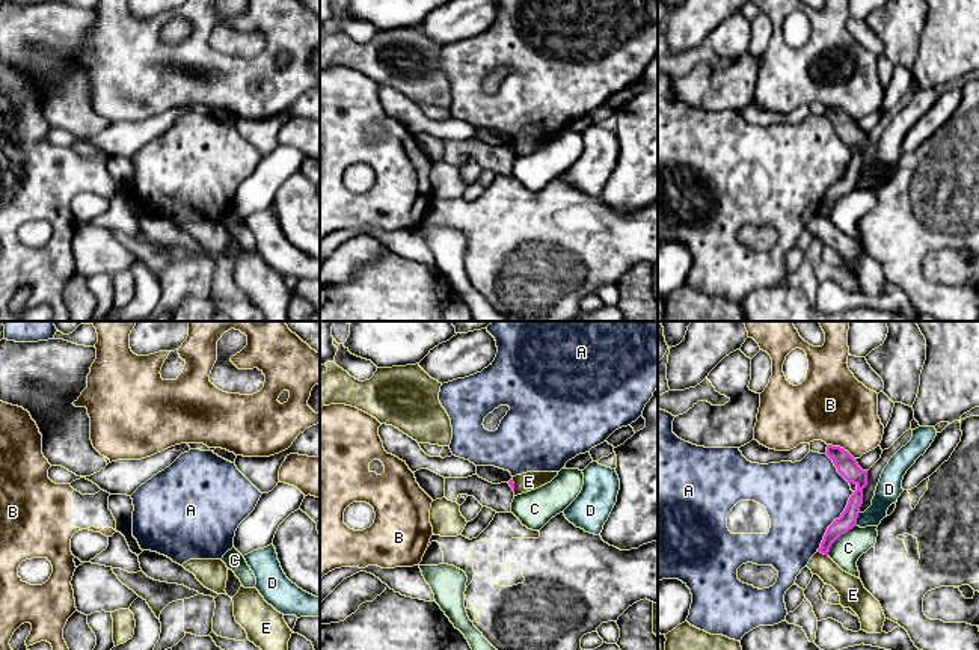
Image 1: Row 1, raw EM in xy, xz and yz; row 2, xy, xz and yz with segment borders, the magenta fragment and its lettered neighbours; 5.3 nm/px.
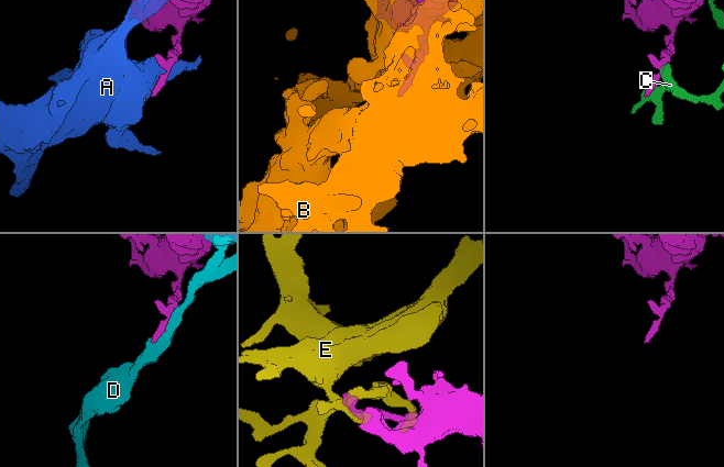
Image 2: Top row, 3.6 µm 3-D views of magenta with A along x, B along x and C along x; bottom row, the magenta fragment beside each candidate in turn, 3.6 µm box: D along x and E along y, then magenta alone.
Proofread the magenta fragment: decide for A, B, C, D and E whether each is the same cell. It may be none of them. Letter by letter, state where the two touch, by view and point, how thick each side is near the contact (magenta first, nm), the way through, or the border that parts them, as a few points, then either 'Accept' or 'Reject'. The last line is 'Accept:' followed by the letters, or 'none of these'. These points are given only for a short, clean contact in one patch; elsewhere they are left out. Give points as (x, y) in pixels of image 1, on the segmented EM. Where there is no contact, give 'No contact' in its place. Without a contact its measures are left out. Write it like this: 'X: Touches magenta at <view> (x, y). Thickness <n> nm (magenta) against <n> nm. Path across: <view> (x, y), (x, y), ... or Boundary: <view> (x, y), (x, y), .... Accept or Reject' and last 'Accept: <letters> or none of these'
A: Touches magenta at yz (833, 522). Thickness 90 nm (magenta) against 400 nm. Reject
B: Touches magenta at yz (842, 448). Thickness 110 nm (magenta) against 380 nm. Reject
C: Touches magenta at yz (839, 536). Thickness 90 nm (magenta) against 160 nm. Reject
D: Touches magenta at yz (856, 519). Thickness 100 nm (magenta) against 140 nm. Reject
E: Touches magenta at yz (822, 552). Thickness 90 nm (magenta) against 140 nm. Boundary: yz (818, 551), (827, 555). Reject
Accept: none of these

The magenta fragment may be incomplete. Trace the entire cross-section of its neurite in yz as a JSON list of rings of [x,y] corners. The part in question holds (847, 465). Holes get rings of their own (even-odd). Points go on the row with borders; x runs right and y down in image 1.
[[[827,446],[825,452],[837,468],[837,472],[851,484],[857,486],[857,490],[851,495],[848,505],[842,516],[836,519],[827,529],[821,547],[818,552],[828,555],[831,544],[845,532],[857,526],[857,517],[863,504],[863,489],[867,486],[867,471],[863,471],[857,458],[840,446]]]

